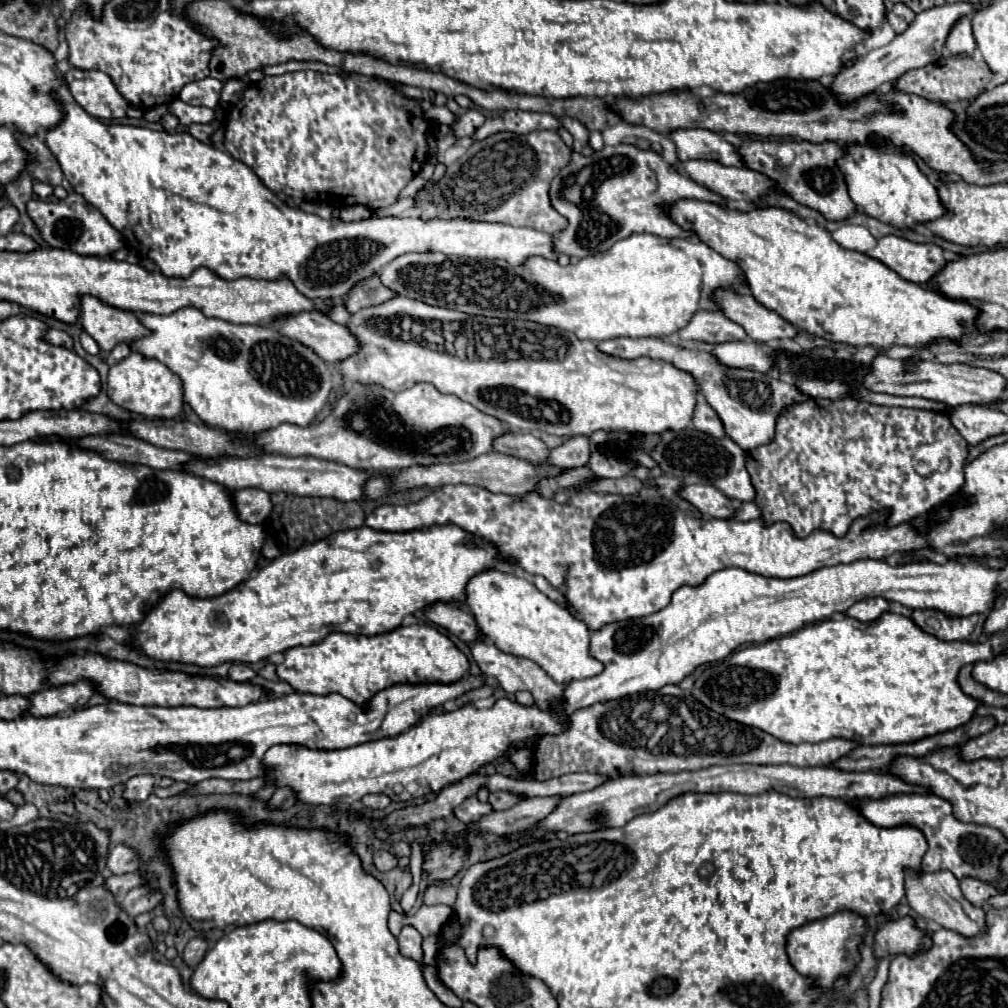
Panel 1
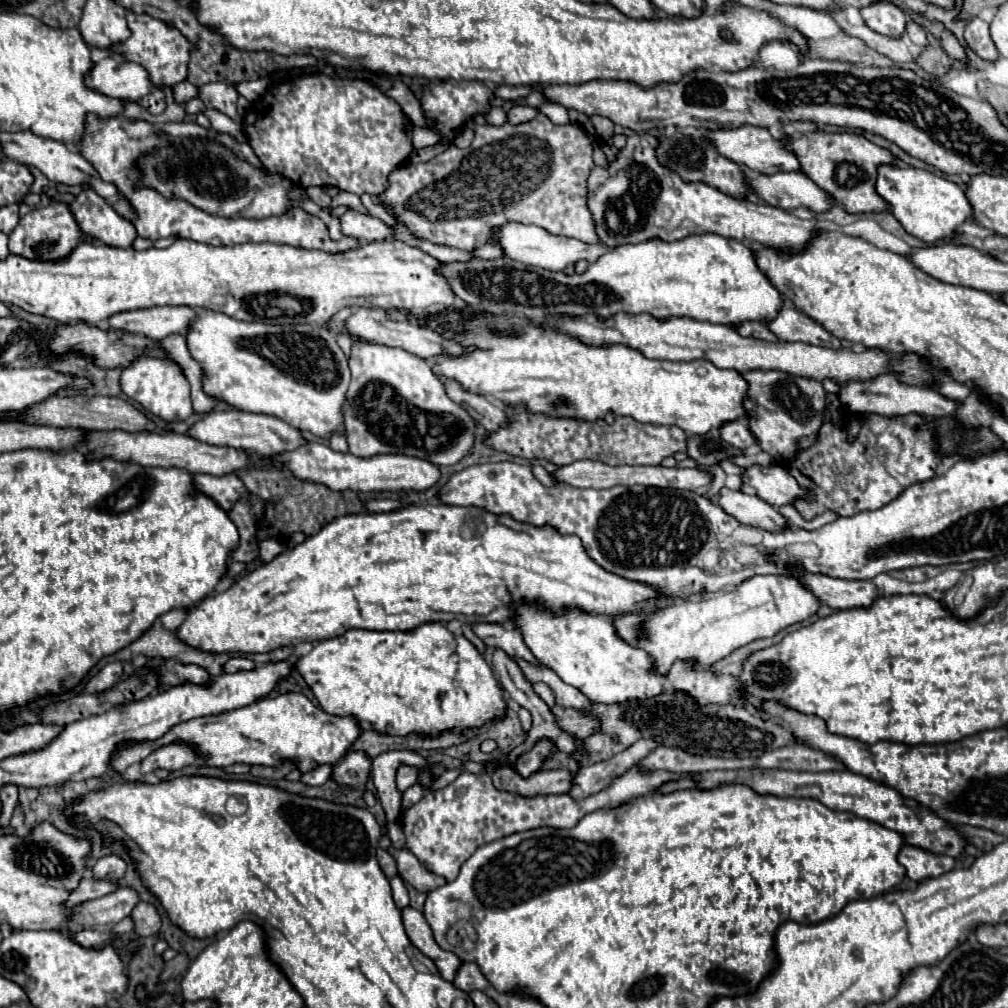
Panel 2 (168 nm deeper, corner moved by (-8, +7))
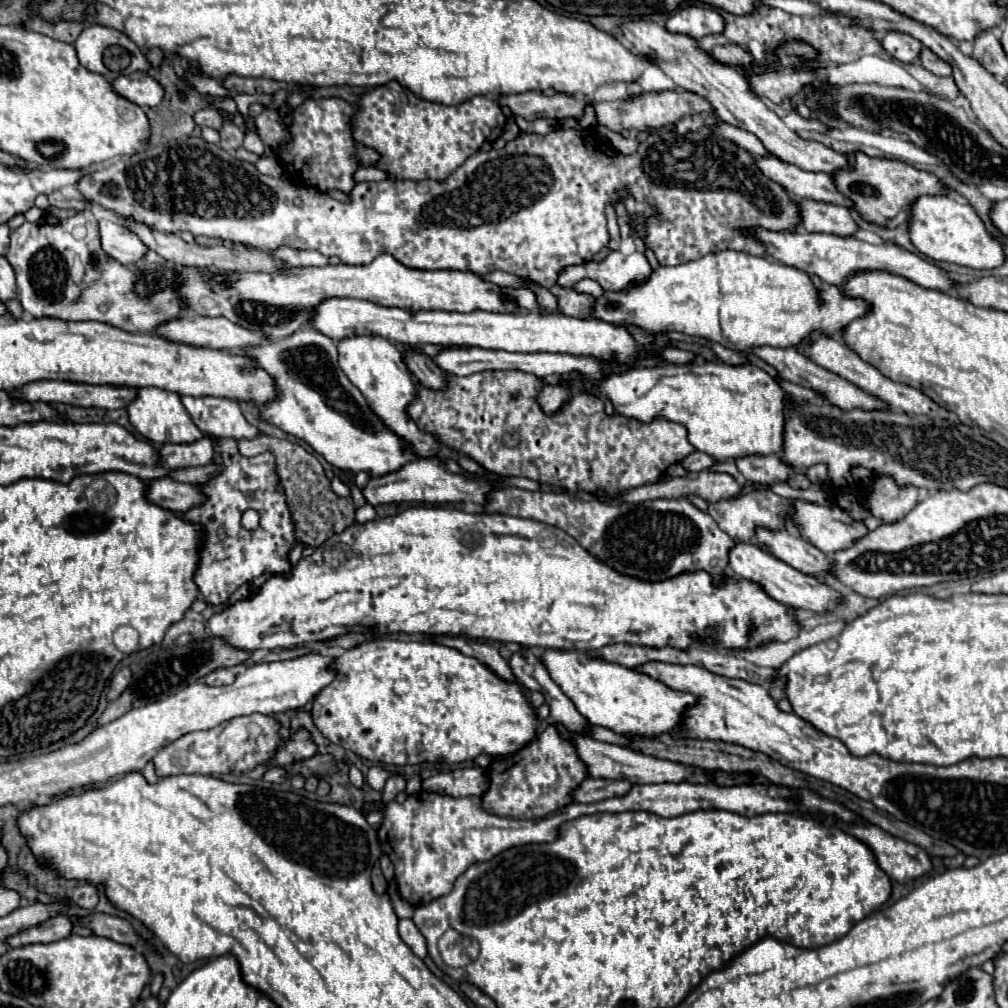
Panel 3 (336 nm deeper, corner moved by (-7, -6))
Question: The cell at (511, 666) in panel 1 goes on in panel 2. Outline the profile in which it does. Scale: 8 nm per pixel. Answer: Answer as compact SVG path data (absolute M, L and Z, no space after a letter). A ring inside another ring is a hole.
M517 660L521 666L523 674L527 680L535 682L545 682L553 688L557 704L559 706L571 706L571 708L581 708L581 710L591 710L593 716L601 722L601 730L585 740L581 740L587 748L587 756L575 754L573 758L579 760L579 766L585 764L595 764L601 760L607 760L615 756L617 752L623 752L629 748L633 742L641 738L659 738L663 746L677 746L683 748L691 754L701 754L701 756L721 756L721 758L747 758L747 756L761 756L765 752L771 752L781 746L793 744L791 732L775 724L775 720L763 720L751 706L749 708L739 708L739 706L699 706L695 700L691 700L683 692L675 690L665 690L657 698L649 700L631 700L623 706L613 704L613 706L603 706L603 704L591 704L577 688L565 684L551 668L535 668L523 660Z

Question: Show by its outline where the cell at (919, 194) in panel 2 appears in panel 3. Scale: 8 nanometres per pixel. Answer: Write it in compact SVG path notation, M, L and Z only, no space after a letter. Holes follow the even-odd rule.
M922 195L908 209L912 245L934 261L950 261L972 269L992 269L1004 263L1002 245L988 235L976 211L954 195Z

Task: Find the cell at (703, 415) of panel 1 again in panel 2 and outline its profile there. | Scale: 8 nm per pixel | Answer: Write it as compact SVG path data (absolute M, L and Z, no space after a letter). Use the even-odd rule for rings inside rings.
M735 420L735 422L727 422L725 426L721 426L721 438L731 444L733 448L739 448L739 450L747 450L751 448L757 440L753 436L753 432L749 430L749 426L745 428L745 420Z

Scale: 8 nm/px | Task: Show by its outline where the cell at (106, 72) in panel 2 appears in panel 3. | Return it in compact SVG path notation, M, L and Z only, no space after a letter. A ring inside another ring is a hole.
M146 71L120 75L112 81L112 87L120 97L140 107L156 107L164 97L164 89L160 87L160 83L152 79Z

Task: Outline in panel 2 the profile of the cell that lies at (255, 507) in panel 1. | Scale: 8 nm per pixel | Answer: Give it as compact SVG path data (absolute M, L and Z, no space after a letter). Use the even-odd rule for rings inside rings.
M199 474L199 476L193 476L193 484L199 492L215 500L223 510L229 510L241 496L247 494L245 484L233 474L225 474L225 476Z

